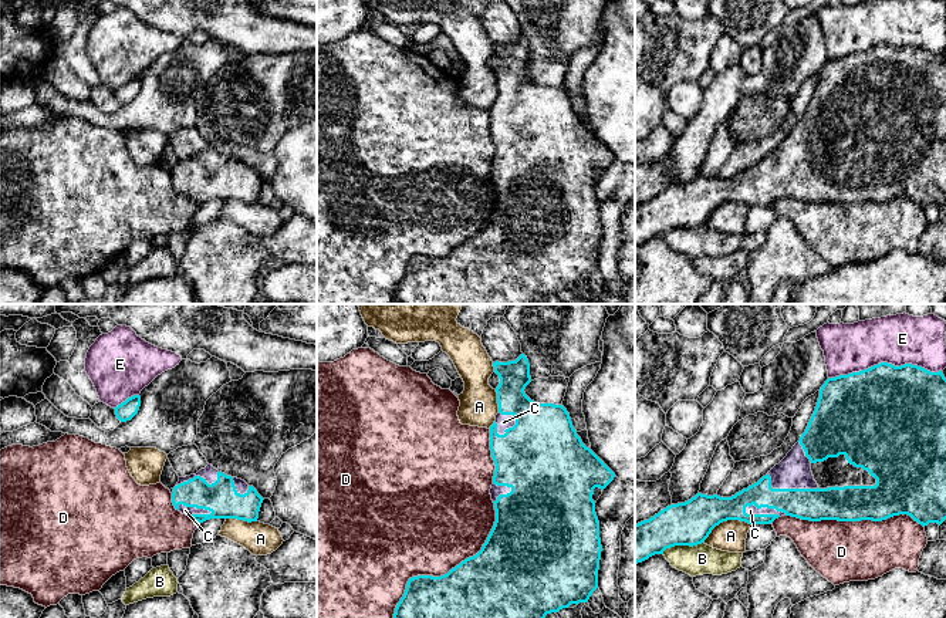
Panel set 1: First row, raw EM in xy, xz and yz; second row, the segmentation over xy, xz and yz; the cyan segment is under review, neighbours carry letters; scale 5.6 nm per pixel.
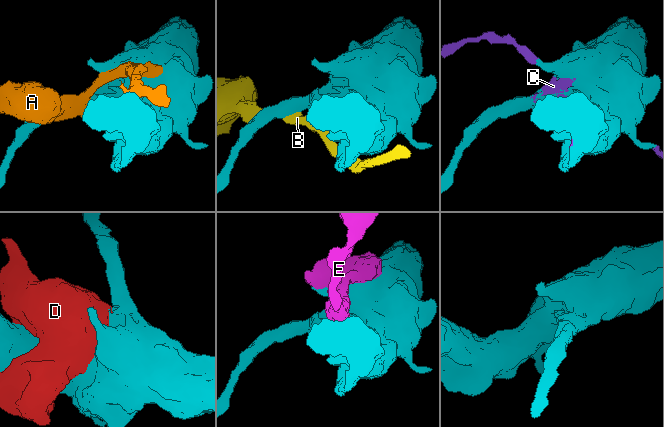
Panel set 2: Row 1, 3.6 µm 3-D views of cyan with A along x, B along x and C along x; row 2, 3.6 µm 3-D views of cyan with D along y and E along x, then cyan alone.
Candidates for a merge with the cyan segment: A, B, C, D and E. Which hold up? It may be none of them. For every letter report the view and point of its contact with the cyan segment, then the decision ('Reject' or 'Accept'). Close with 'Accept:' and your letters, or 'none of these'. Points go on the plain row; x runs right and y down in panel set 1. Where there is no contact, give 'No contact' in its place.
A: Touches cyan at yz (725, 202). Reject
B: Touches cyan at yz (682, 226). Reject
C: Touches cyan at yz (766, 188). Accept
D: Touches cyan at xz (450, 252). Reject
E: Touches cyan at yz (884, 44). Reject
Accept: C

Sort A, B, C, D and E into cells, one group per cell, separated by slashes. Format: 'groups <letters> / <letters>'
groups A / B / C / D / E

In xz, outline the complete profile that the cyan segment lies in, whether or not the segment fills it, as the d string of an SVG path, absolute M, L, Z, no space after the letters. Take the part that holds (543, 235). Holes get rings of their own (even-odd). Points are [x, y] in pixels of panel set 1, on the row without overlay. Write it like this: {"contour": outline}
{"contour": "M524 36L516 43L493 44L494 54L500 60L500 65L496 70L499 95L494 105L490 108L490 132L496 146L493 166L490 170L491 182L496 192L494 207L483 226L482 232L462 243L452 250L447 256L440 259L418 257L409 260L406 271L401 283L395 290L393 300L401 304L544 304L547 296L558 294L562 290L568 290L571 286L588 284L592 274L598 270L598 251L601 242L601 220L599 220L599 203L595 195L595 183L592 182L594 170L605 170L615 159L615 155L589 131L587 129L577 112L572 108L570 95L562 87L538 85L531 82L524 71L531 64L530 45Z"}

